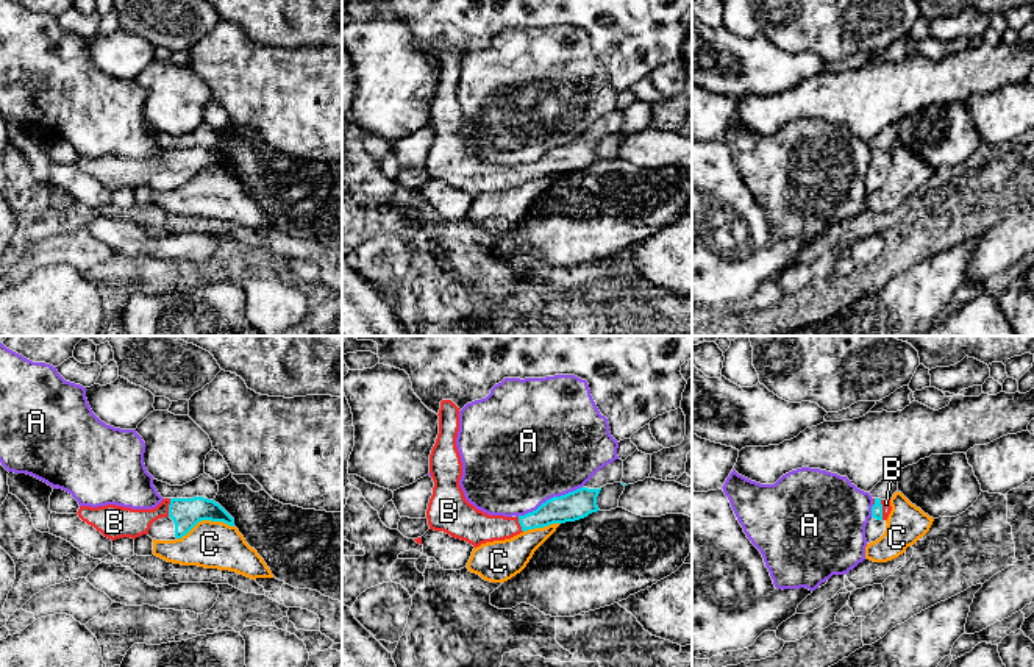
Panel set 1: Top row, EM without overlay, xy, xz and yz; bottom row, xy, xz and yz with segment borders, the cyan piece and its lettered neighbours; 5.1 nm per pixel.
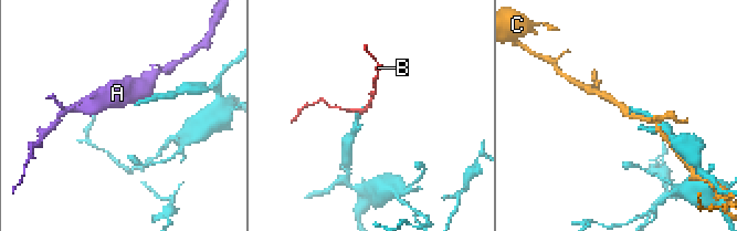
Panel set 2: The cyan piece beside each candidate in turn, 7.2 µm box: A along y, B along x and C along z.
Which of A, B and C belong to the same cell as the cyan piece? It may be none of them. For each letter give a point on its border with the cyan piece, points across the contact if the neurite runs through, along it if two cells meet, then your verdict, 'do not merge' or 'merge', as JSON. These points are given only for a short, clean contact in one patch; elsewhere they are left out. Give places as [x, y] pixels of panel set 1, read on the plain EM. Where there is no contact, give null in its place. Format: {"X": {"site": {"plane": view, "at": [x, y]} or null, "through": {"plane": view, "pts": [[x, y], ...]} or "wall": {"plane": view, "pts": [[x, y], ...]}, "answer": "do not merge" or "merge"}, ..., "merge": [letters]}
{"A": {"site": {"plane": "xz", "at": [550, 149]}, "answer": "do not merge"}, "B": {"site": {"plane": "yz", "at": [881, 160]}, "through": {"plane": "yz", "pts": [[877, 160], [881, 160], [886, 153]]}, "answer": "merge"}, "C": {"site": {"plane": "xy", "at": [205, 169]}, "answer": "do not merge"}, "merge": ["B"]}

